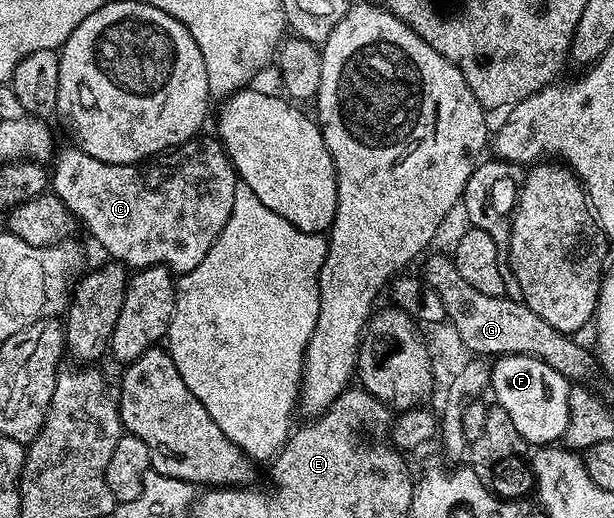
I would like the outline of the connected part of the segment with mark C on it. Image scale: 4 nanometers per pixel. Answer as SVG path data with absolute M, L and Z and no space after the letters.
M196 138L189 140L186 144L181 144L178 148L168 151L166 154L160 154L152 159L137 164L110 164L109 162L101 162L101 158L93 158L93 154L85 154L77 147L68 146L64 152L62 149L62 151L54 157L53 165L55 164L55 169L52 167L49 172L49 188L50 191L54 192L57 198L61 198L61 202L65 202L65 206L74 214L76 221L78 221L82 227L83 224L87 227L88 234L111 255L108 257L110 257L112 261L126 264L128 269L131 270L163 264L166 268L170 268L172 273L182 274L193 270L193 266L198 266L201 262L201 258L205 258L205 254L209 254L213 242L217 242L221 230L225 230L225 222L229 222L229 218L233 214L233 194L235 193L237 183L235 167L231 165L227 151L223 148L222 140L218 138L212 138L212 140L203 139L204 138Z

